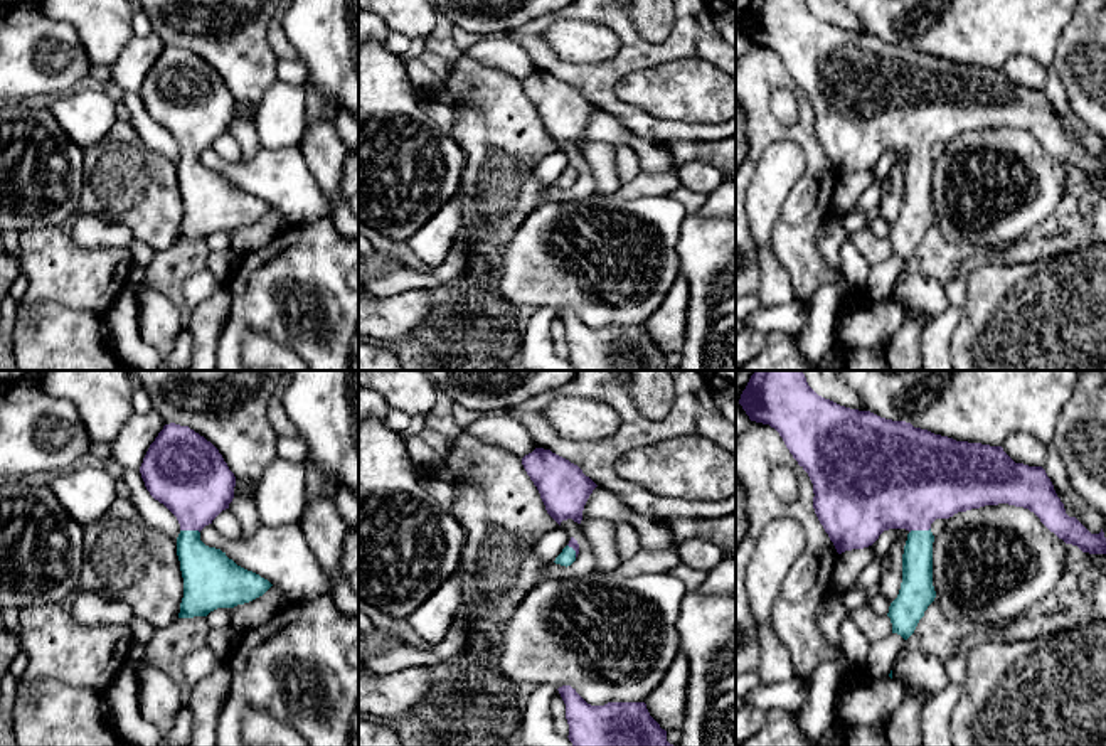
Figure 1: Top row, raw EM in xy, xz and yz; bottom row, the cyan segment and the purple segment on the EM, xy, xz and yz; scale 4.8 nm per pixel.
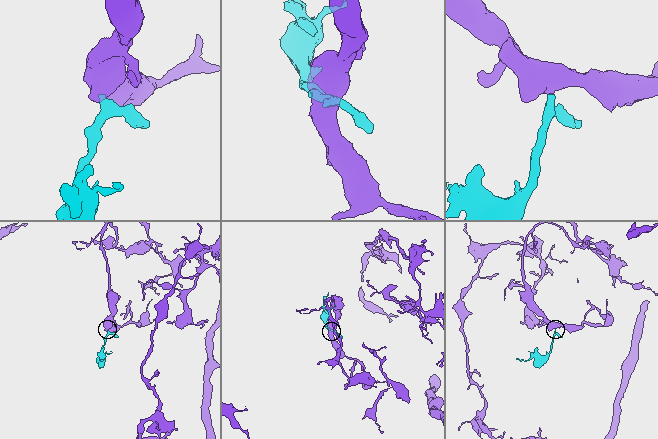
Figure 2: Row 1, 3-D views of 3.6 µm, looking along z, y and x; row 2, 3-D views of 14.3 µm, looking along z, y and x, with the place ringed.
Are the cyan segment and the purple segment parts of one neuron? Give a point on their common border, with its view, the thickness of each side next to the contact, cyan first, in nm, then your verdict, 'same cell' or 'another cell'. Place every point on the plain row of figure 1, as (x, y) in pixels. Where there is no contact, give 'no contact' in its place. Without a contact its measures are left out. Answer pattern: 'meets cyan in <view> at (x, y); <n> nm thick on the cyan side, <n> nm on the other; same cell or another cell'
meets cyan in yz at (919, 154); 140 nm thick on the cyan side, 460 nm on the other; same cell

